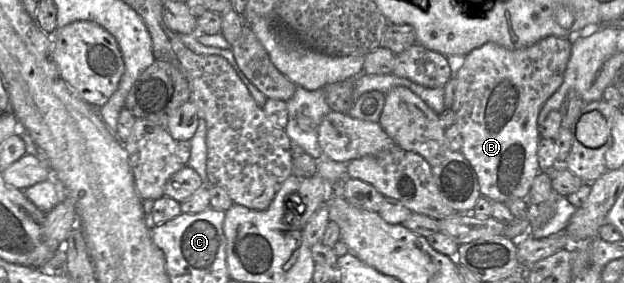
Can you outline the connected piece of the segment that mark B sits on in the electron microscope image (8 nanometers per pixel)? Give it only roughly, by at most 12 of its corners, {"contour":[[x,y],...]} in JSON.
{"contour":[[572,39],[453,61],[460,152],[481,196],[528,197],[539,112]]}

